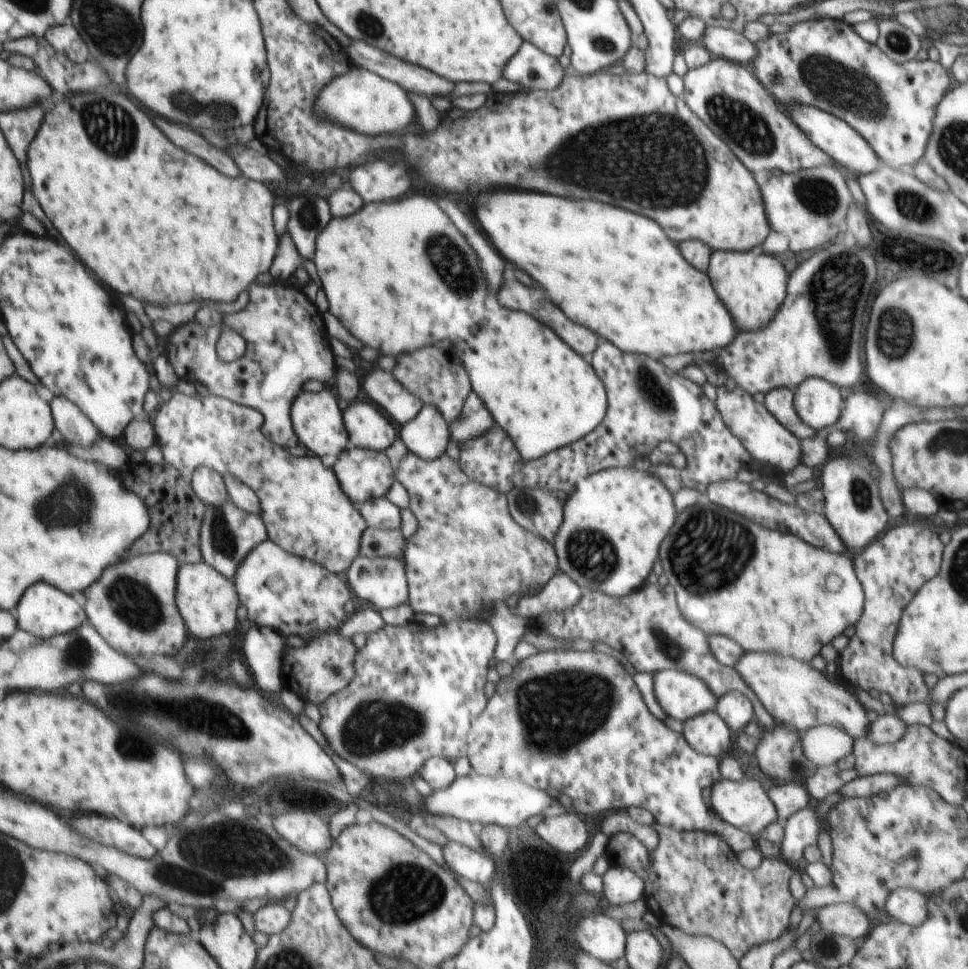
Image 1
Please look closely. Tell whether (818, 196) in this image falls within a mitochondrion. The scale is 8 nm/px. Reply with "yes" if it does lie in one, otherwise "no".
yes

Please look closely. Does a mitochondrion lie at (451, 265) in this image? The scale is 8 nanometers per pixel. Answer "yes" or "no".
yes

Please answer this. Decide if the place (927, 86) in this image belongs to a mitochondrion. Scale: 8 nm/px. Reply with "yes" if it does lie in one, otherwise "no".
no

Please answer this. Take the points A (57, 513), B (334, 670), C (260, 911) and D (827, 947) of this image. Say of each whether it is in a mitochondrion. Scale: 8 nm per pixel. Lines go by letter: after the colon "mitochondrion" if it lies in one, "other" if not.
A: mitochondrion
B: mitochondrion
C: other
D: mitochondrion

